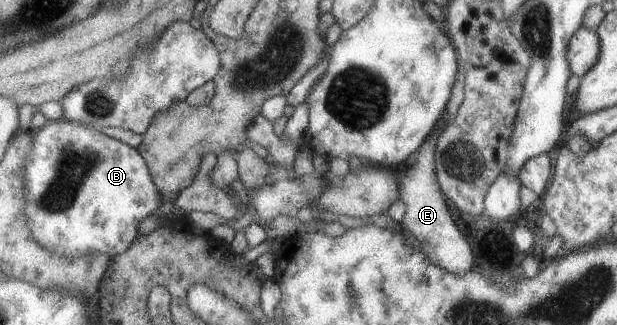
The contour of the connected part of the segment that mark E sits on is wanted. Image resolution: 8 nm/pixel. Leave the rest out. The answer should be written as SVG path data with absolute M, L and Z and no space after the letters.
M440 122L436 129L424 140L418 151L417 159L408 162L405 168L396 171L395 179L398 181L399 199L407 207L401 227L415 235L424 253L432 263L454 275L471 272L474 267L470 243L452 219L448 209L446 196L443 194L437 180L437 165L435 149L437 139L444 131L446 125Z

